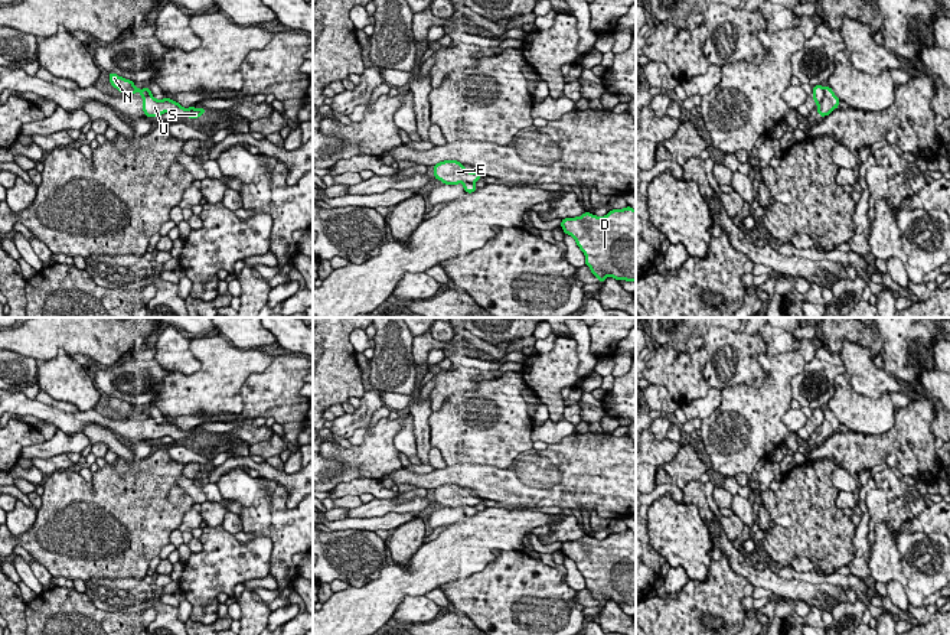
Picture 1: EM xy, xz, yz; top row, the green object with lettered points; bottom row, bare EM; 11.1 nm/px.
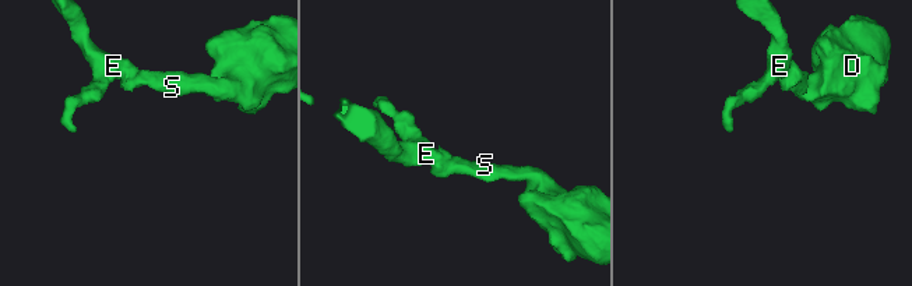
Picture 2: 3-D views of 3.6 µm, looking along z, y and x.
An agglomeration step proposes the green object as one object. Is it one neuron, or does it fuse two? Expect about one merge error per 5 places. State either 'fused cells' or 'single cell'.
fused cells

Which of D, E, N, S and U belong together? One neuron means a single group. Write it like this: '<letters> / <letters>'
D S U / E N

